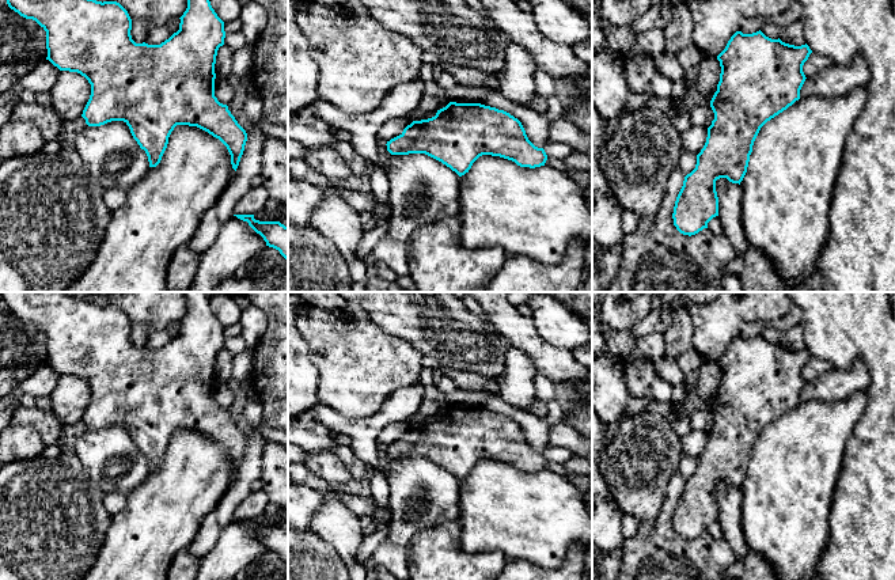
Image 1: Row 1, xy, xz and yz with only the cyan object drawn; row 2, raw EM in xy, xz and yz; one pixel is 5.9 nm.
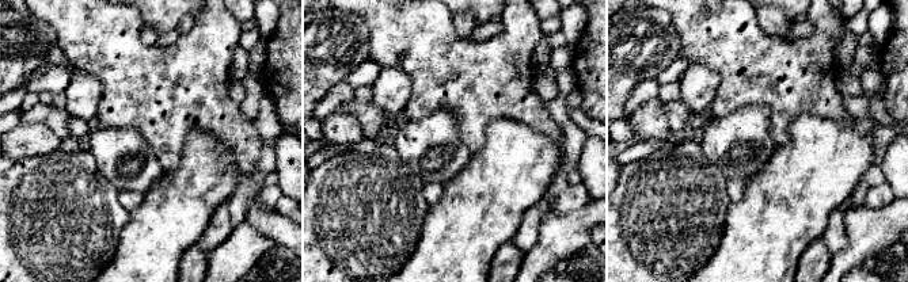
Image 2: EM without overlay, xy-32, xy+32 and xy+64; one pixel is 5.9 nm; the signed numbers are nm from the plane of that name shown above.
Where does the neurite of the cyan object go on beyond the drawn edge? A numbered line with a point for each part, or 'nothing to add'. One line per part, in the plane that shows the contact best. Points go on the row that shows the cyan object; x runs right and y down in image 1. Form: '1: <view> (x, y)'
nothing to add

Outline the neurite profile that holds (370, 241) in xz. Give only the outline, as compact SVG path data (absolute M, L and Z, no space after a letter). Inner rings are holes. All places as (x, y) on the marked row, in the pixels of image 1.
M390 215L386 216L386 219L383 220L382 225L378 230L369 231L364 235L356 251L359 259L363 261L368 254L373 251L376 244L387 235L388 225L390 225Z

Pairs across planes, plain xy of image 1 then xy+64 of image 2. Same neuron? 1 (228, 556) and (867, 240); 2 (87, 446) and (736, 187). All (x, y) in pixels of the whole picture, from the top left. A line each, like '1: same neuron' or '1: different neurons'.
1: same neuron
2: different neurons

